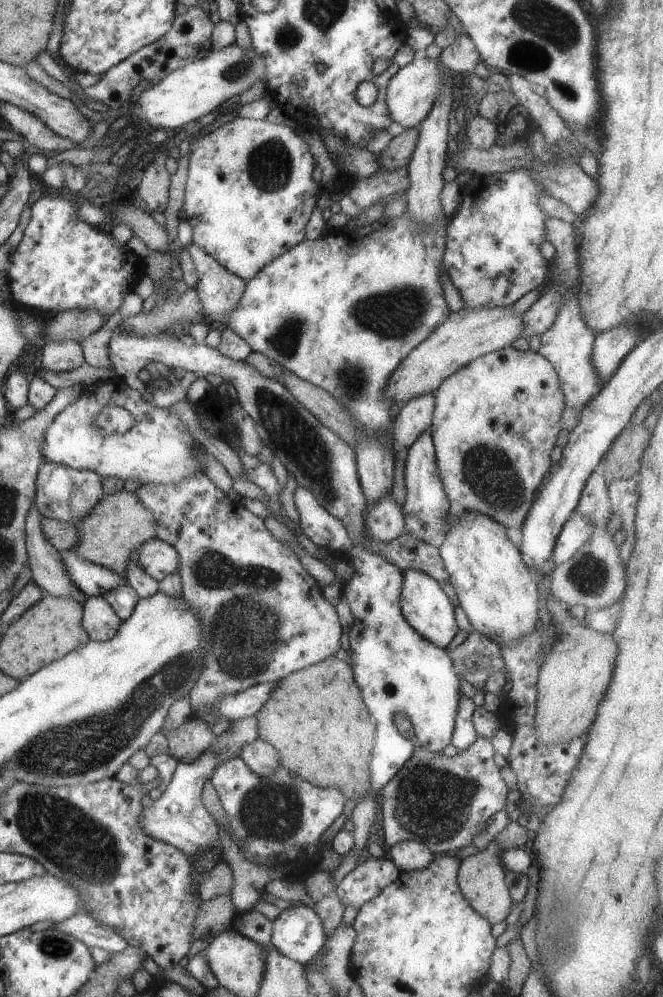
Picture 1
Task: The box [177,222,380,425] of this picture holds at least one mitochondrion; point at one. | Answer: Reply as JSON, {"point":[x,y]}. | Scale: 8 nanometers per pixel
{"point":[352,380]}

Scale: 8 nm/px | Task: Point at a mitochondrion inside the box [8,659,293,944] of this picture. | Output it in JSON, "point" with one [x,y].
{"point":[82,846]}

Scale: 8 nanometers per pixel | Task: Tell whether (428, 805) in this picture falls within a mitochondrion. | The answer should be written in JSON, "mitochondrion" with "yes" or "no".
{"mitochondrion":"yes"}

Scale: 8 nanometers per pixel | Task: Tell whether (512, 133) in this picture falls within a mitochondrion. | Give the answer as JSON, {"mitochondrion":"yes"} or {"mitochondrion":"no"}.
{"mitochondrion":"no"}

